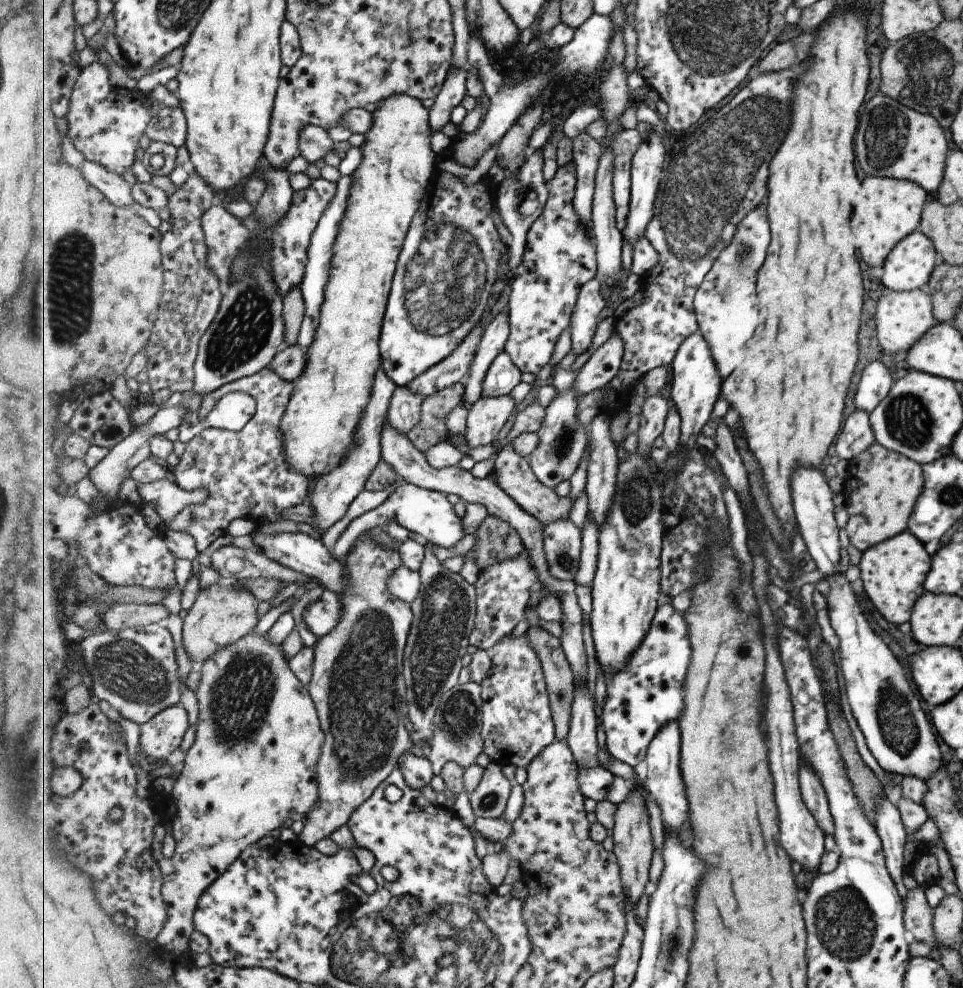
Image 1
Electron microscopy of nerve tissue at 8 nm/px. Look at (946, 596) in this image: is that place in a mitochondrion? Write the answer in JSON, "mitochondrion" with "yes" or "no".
{"mitochondrion":"no"}

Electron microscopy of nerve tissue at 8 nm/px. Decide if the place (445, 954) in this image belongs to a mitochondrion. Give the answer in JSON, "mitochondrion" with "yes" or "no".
{"mitochondrion":"yes"}

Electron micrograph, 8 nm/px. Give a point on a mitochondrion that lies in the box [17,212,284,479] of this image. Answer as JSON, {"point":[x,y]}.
{"point":[65,314]}

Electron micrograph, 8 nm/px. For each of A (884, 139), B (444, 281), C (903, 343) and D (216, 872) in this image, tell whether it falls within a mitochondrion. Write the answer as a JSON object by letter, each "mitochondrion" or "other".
{"A":"mitochondrion","B":"mitochondrion","C":"other","D":"other"}

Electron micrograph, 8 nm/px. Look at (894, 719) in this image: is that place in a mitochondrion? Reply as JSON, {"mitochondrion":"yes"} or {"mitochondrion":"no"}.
{"mitochondrion":"yes"}

